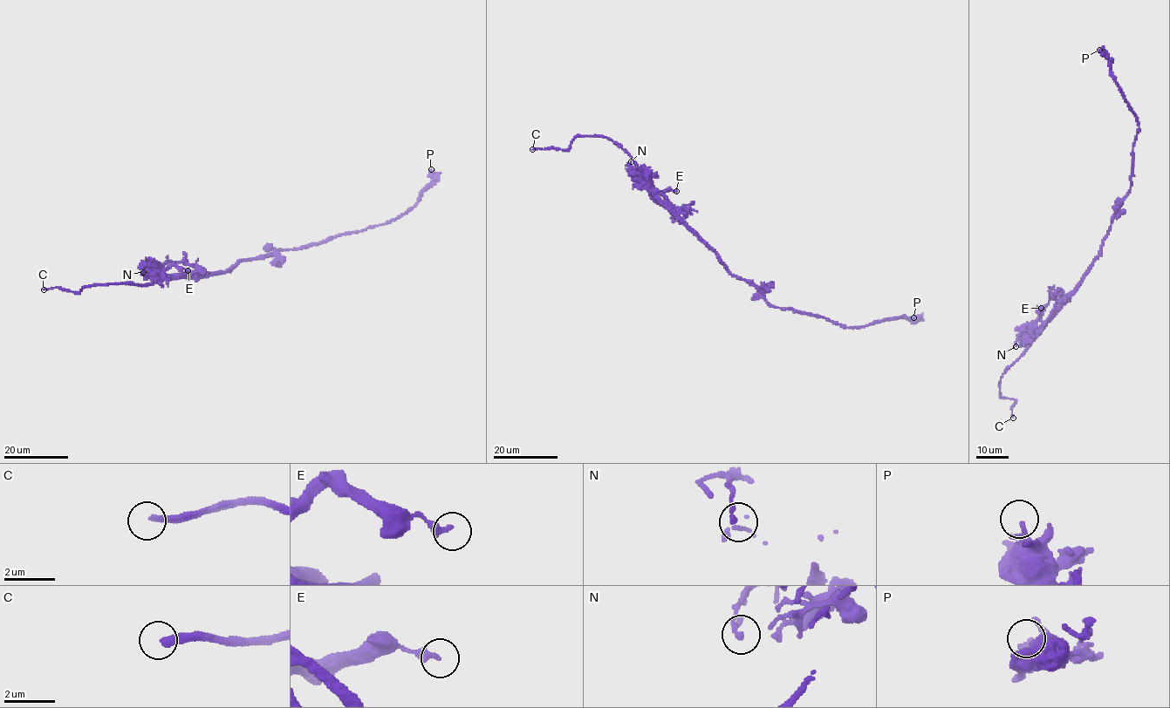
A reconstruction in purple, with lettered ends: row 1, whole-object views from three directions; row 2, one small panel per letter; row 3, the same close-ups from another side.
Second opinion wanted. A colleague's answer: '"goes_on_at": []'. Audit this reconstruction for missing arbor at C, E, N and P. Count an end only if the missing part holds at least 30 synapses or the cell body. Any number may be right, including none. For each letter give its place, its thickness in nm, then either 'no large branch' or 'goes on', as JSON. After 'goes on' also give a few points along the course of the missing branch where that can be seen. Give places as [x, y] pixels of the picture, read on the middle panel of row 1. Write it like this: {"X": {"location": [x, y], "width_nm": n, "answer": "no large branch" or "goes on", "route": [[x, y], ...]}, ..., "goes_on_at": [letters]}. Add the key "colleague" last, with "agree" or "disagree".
{"C": {"location": [532, 149], "width_nm": 280, "answer": "goes on", "route": [[532, 149], [499, 166], [494, 166]]}, "E": {"location": [676, 191], "width_nm": 280, "answer": "no large branch"}, "N": {"location": [631, 161], "width_nm": 170, "answer": "no large branch"}, "P": {"location": [913, 317], "width_nm": 180, "answer": "no large branch"}, "goes_on_at": ["C"], "colleague": "disagree"}

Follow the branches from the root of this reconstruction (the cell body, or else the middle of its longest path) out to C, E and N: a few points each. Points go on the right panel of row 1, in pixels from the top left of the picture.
C: (1101, 248), (1068, 300), (1002, 376), (1000, 395), (1015, 400), (1012, 408), (1013, 418)
E: (1101, 248), (1068, 300), (1038, 330), (1036, 321), (1041, 308)
N: (1101, 248), (1068, 300), (1041, 328), (1025, 333), (1016, 342), (1016, 346)

